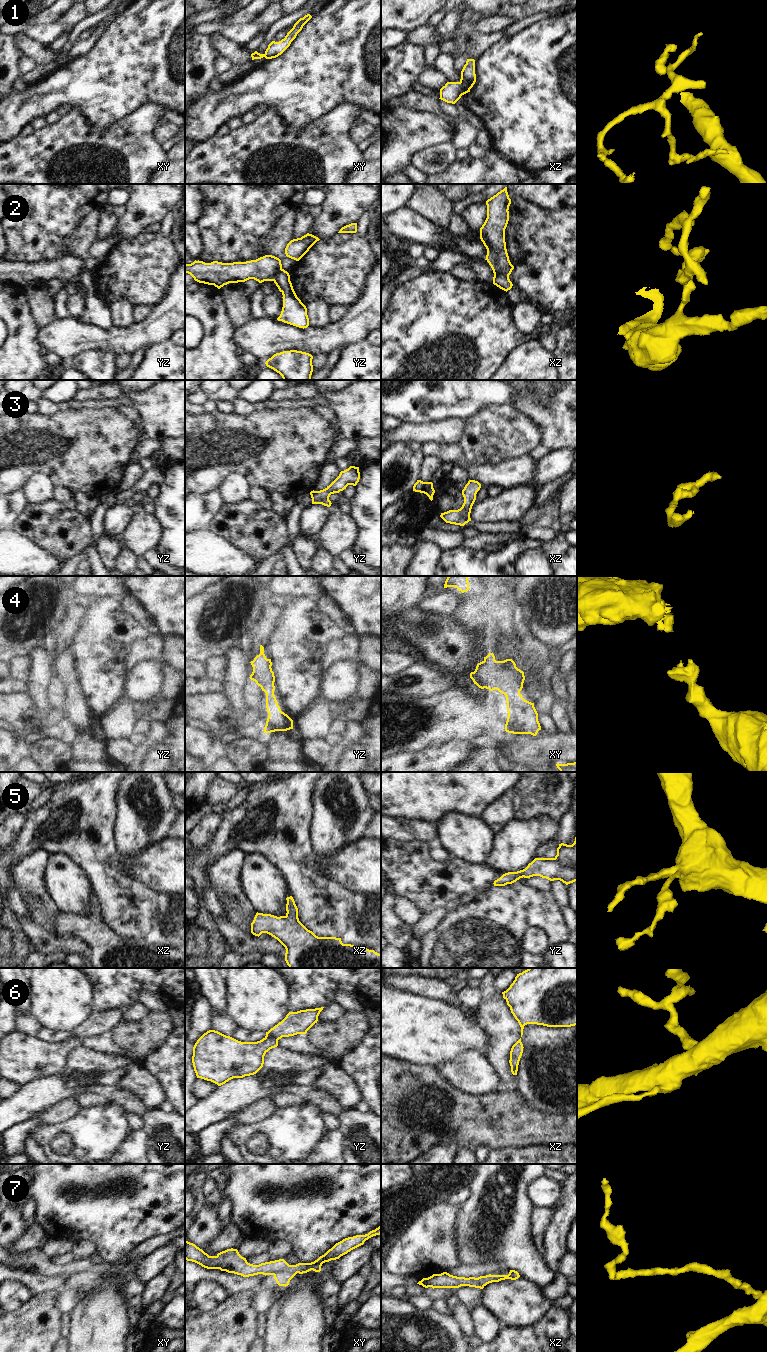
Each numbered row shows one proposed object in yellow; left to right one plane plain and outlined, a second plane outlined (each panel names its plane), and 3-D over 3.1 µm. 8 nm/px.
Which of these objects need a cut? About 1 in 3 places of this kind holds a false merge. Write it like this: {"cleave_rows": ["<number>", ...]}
{"cleave_rows": ["1", "2", "3"]}

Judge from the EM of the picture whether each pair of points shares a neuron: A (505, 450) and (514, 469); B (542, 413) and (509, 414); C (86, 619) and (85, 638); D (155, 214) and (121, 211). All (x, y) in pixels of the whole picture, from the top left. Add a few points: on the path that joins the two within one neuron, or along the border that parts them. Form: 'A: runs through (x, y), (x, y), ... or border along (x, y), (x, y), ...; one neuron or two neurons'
A: border along (526, 453), (497, 463), (486, 464); two neurons
B: border along (511, 404), (531, 418), (539, 428), (539, 434); two neurons
C: runs through (86, 624), (85, 633); one neuron
D: border along (125, 205), (126, 213), (119, 219); two neurons

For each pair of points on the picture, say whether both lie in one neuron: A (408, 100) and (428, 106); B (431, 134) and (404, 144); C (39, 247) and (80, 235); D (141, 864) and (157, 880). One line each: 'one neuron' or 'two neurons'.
A: one neuron
B: one neuron
C: two neurons
D: one neuron

